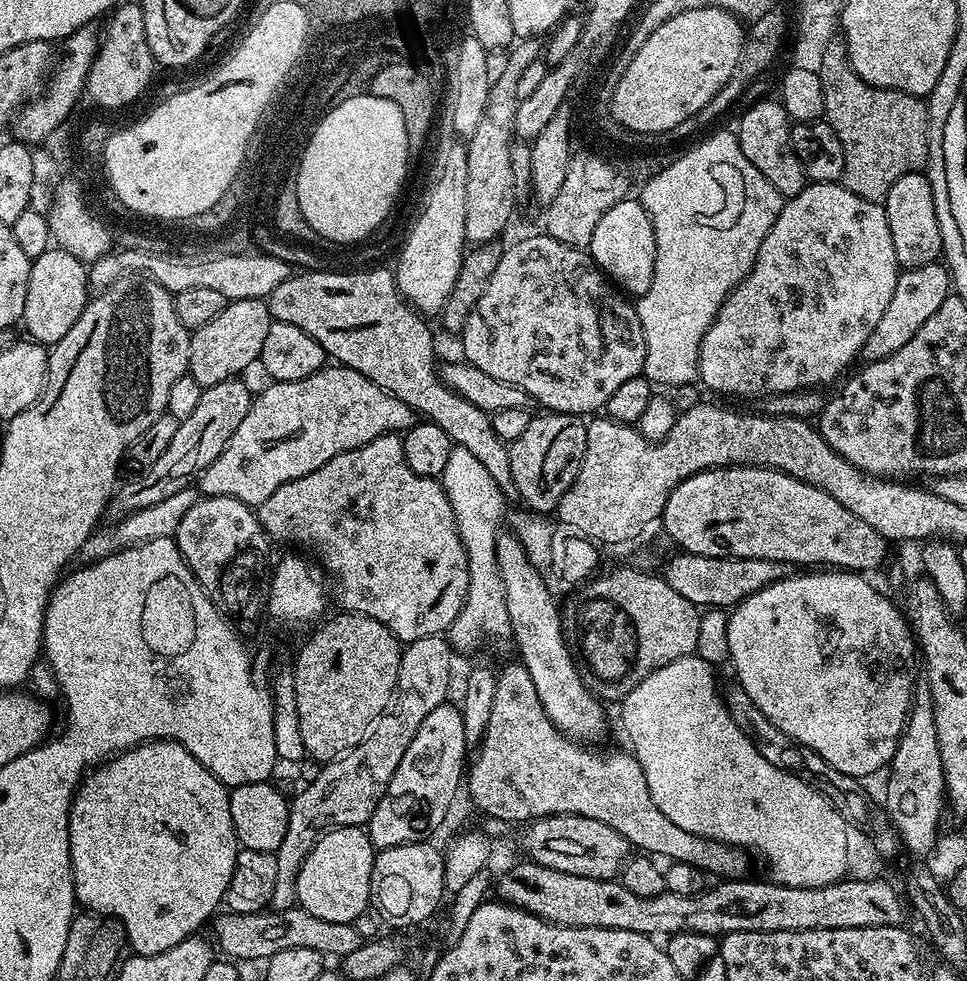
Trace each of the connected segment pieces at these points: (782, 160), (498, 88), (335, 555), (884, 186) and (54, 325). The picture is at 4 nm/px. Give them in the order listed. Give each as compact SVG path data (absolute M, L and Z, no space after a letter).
M779 99L760 100L753 108L748 108L740 116L740 128L735 129L736 141L740 143L742 154L758 166L762 178L778 190L781 198L797 196L805 186L806 177L792 148L792 130L786 110Z
M520 38L507 49L508 61L506 70L502 70L502 78L492 84L490 94L486 98L486 110L482 110L482 119L478 121L478 127L467 141L466 147L466 241L469 245L491 244L497 239L496 236L508 224L512 211L518 208L516 195L514 194L514 170L510 170L510 146L516 136L514 126L514 114L520 105L518 98L518 81L526 71L530 62L541 59L542 44L536 38Z
M389 434L374 438L374 442L370 442L366 446L346 450L342 454L330 458L330 462L318 466L318 470L314 470L297 480L286 482L286 486L278 486L278 490L274 490L274 494L270 494L270 498L266 498L266 502L259 504L258 515L260 525L273 541L285 540L288 544L309 548L317 556L315 559L318 561L319 567L327 575L329 572L340 583L341 605L339 607L341 609L349 612L360 612L363 616L369 616L382 622L382 626L389 628L395 634L396 639L405 645L413 644L418 638L447 633L448 627L452 625L454 618L458 618L458 614L462 610L464 599L468 593L468 559L460 531L456 525L450 498L444 492L444 485L439 479L414 474L414 470L406 462L404 442L399 435Z
M835 38L829 42L826 50L823 51L822 66L819 72L820 81L822 82L822 98L824 99L823 119L834 130L834 134L838 134L838 142L842 142L842 154L844 155L844 175L842 183L844 187L849 188L854 194L858 194L858 198L866 198L867 200L875 200L883 202L888 197L890 186L894 186L894 182L898 182L898 178L902 178L902 174L910 174L911 172L924 172L928 167L928 105L919 96L911 96L905 92L898 90L886 90L885 88L875 88L866 82L862 82L862 78L858 78L858 74L848 65L848 47L843 39Z
M55 246L46 249L37 260L32 261L30 282L26 286L26 306L22 325L29 337L37 344L51 346L70 331L70 326L78 322L82 310L90 299L88 268L85 261L74 258L66 250Z

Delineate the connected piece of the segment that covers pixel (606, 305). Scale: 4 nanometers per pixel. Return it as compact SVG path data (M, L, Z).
M547 234L539 235L528 236L525 240L518 241L517 244L511 245L509 243L505 247L502 258L498 262L497 268L494 269L494 275L490 277L490 286L486 286L486 294L482 294L482 298L478 298L470 318L466 318L466 326L462 333L462 339L464 339L463 359L467 363L473 364L478 370L490 374L490 378L498 378L498 382L510 382L514 386L518 386L535 403L537 400L542 406L541 409L568 412L571 416L579 417L583 417L584 412L596 414L607 405L610 394L614 394L614 390L618 390L618 386L622 386L622 382L643 373L646 338L642 334L642 322L638 318L633 301L601 272L596 261L585 249L566 246Z

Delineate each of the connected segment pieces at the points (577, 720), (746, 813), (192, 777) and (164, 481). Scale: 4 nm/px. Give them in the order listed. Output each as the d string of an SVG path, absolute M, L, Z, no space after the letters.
M499 533L495 542L495 558L498 562L500 577L504 586L504 601L506 602L506 614L508 615L508 627L511 635L516 635L516 648L520 651L519 663L526 666L530 674L530 682L534 682L534 690L538 690L538 698L542 702L542 710L554 722L554 726L559 732L565 732L567 736L585 746L599 745L599 740L608 732L608 716L604 713L605 705L589 690L584 684L584 679L580 676L580 671L576 669L576 662L572 659L572 651L568 648L568 643L564 640L564 631L560 625L561 605L556 604L552 597L552 592L548 589L548 584L544 580L545 576L541 569L538 569L530 562L529 555L525 548L515 536L515 533Z
M685 658L678 662L670 662L670 666L662 666L646 674L646 678L642 678L642 682L638 682L638 686L634 686L634 690L630 690L630 694L626 694L623 700L619 701L620 720L624 723L624 732L628 735L629 742L632 743L630 751L642 766L642 774L646 774L646 786L650 786L650 798L654 806L658 806L658 810L662 810L662 814L666 814L666 818L670 818L674 826L682 826L682 830L690 834L702 836L705 840L720 840L723 844L732 845L733 848L751 850L753 853L756 851L758 855L764 856L765 862L772 867L770 876L775 883L799 888L817 888L845 879L848 871L846 832L849 825L839 816L838 810L832 808L832 804L822 793L809 786L806 781L797 776L797 773L778 769L777 766L772 766L762 758L753 746L751 738L735 724L734 718L728 713L725 697L720 692L716 693L716 676L712 672L715 672L713 665L699 658Z
M150 740L147 744L140 744L129 752L121 752L111 760L91 769L85 775L82 783L76 789L76 797L72 800L72 810L68 819L70 830L70 858L72 859L72 877L76 891L76 903L87 911L100 912L103 916L113 916L120 920L128 935L131 951L137 956L153 956L162 954L188 936L195 936L201 931L200 927L207 925L217 915L216 907L225 903L228 883L235 870L235 860L238 851L238 841L234 822L230 818L229 789L186 746L173 740Z
M233 378L226 382L216 383L212 387L203 389L198 406L194 408L188 418L181 420L173 441L166 446L166 451L155 462L154 466L141 473L136 480L124 483L112 495L109 504L109 515L120 519L124 515L146 509L148 506L158 505L178 494L179 490L191 487L196 477L208 468L214 459L218 458L229 441L230 434L238 428L252 404L253 393L245 386L240 378Z

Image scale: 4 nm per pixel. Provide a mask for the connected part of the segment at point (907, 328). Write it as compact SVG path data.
M943 263L927 264L901 271L898 282L894 286L894 298L890 298L890 306L886 306L886 314L874 326L870 338L862 346L859 359L864 362L890 358L894 350L902 350L918 329L938 311L938 306L946 302L950 294L950 272Z

